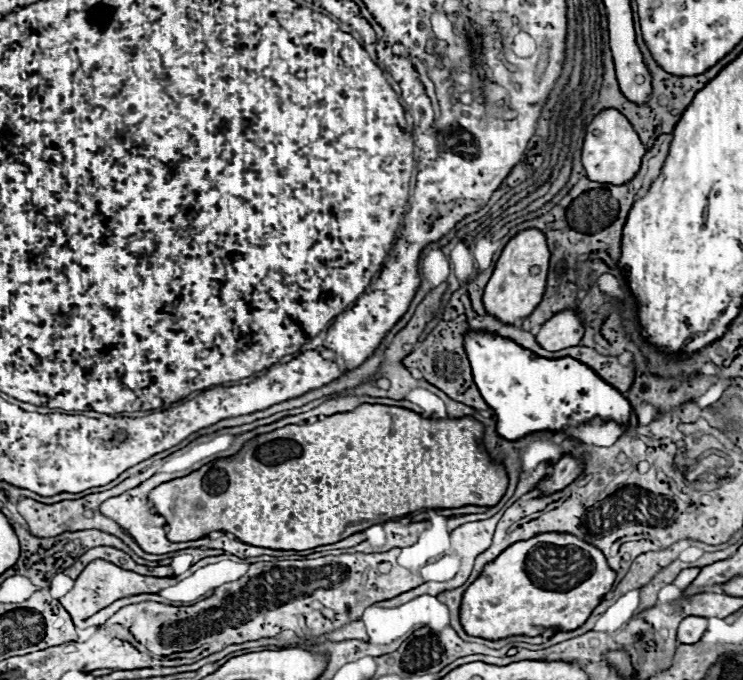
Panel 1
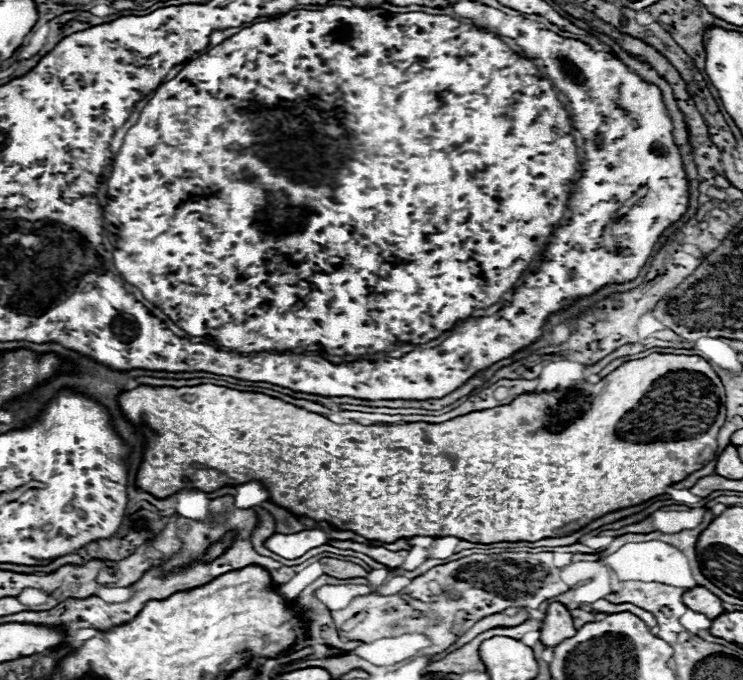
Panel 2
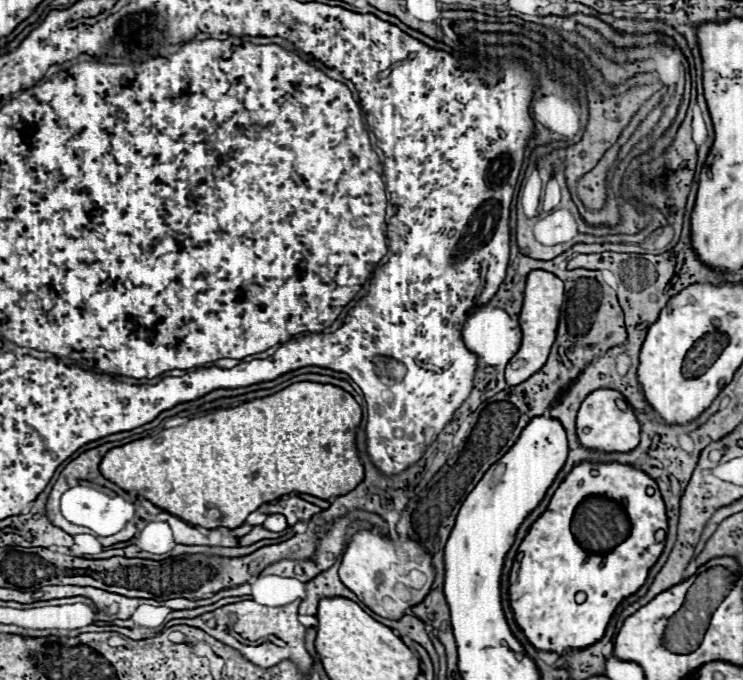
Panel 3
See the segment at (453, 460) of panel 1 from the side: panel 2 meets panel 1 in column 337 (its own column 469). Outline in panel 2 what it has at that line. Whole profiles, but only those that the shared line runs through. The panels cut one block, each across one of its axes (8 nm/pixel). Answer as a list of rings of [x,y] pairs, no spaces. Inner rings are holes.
[[[650,354],[640,360],[624,362],[612,374],[602,378],[596,384],[578,382],[574,388],[566,392],[540,392],[540,394],[522,394],[512,404],[496,406],[490,410],[470,412],[466,416],[452,418],[442,424],[428,422],[406,422],[406,424],[382,424],[382,426],[362,426],[362,424],[334,424],[328,418],[302,410],[298,406],[286,404],[278,398],[256,394],[256,392],[240,392],[226,386],[200,384],[200,386],[136,386],[132,390],[124,390],[118,396],[118,406],[122,416],[126,416],[132,424],[142,424],[148,428],[148,442],[144,442],[142,464],[136,472],[136,488],[144,490],[156,498],[168,498],[184,488],[198,488],[202,492],[214,492],[222,486],[246,484],[250,480],[262,482],[270,494],[270,502],[280,508],[286,508],[294,516],[310,518],[314,522],[328,522],[338,530],[352,530],[366,540],[380,542],[396,542],[406,536],[454,536],[466,542],[476,544],[494,544],[494,542],[536,542],[542,538],[568,536],[586,524],[602,518],[608,512],[616,512],[622,508],[630,508],[642,504],[654,496],[662,496],[668,486],[684,480],[688,474],[700,470],[706,462],[716,456],[716,436],[726,420],[726,390],[712,370],[712,366],[700,356],[676,356],[676,354]]]

